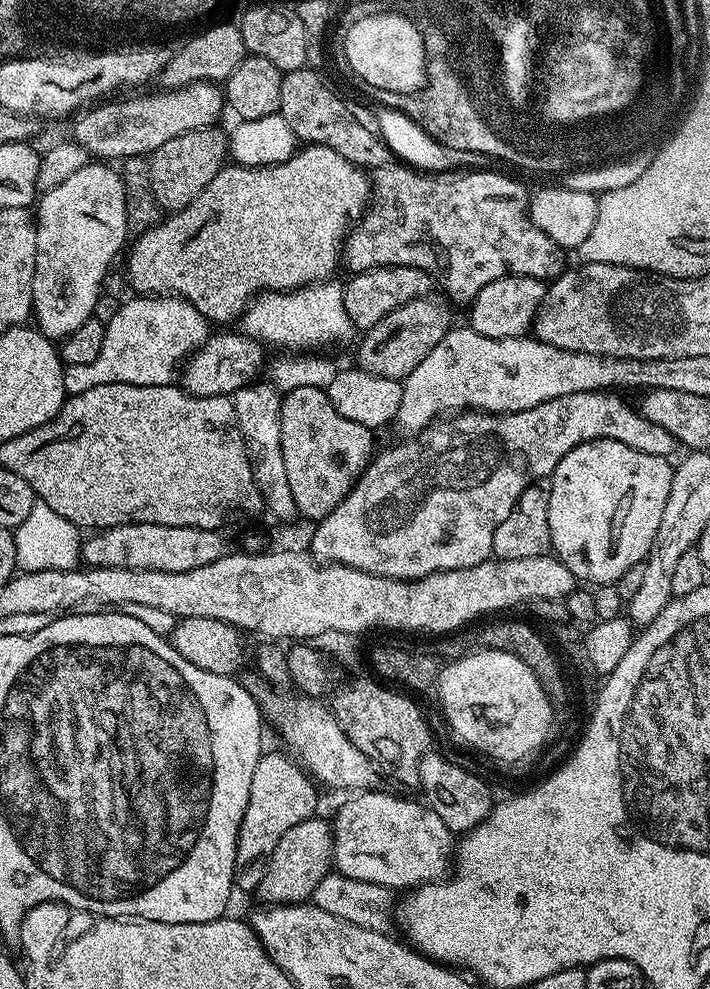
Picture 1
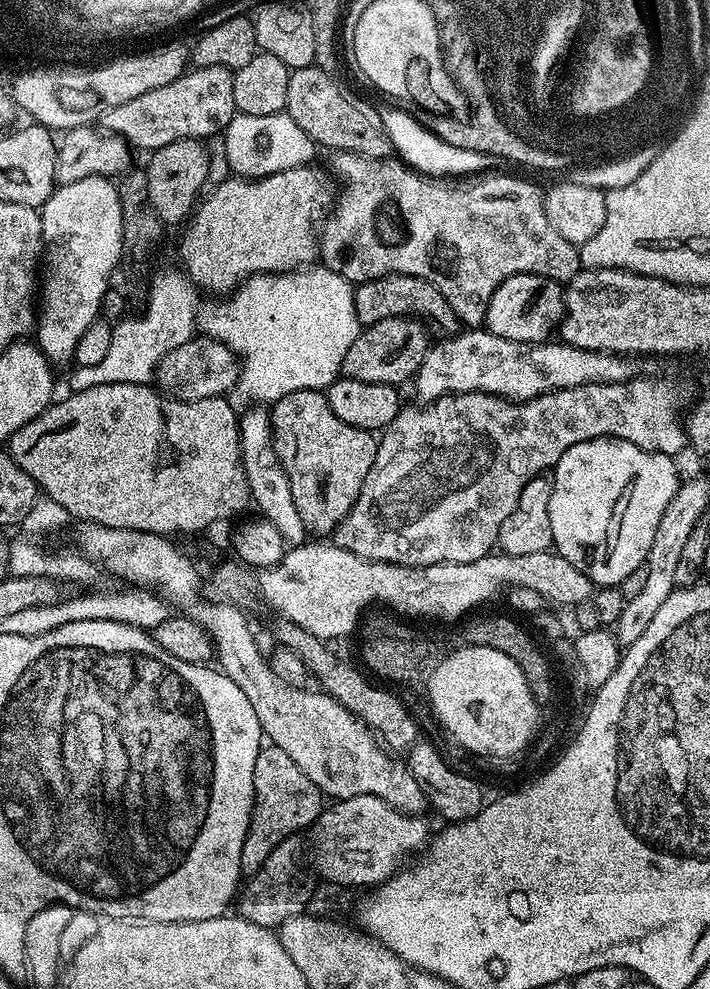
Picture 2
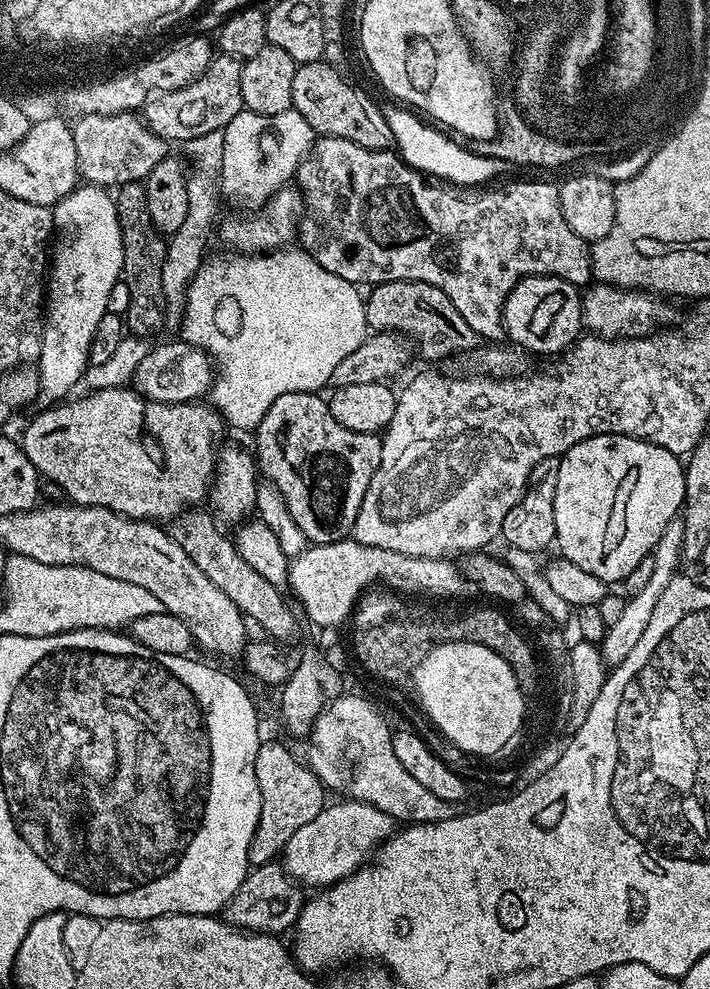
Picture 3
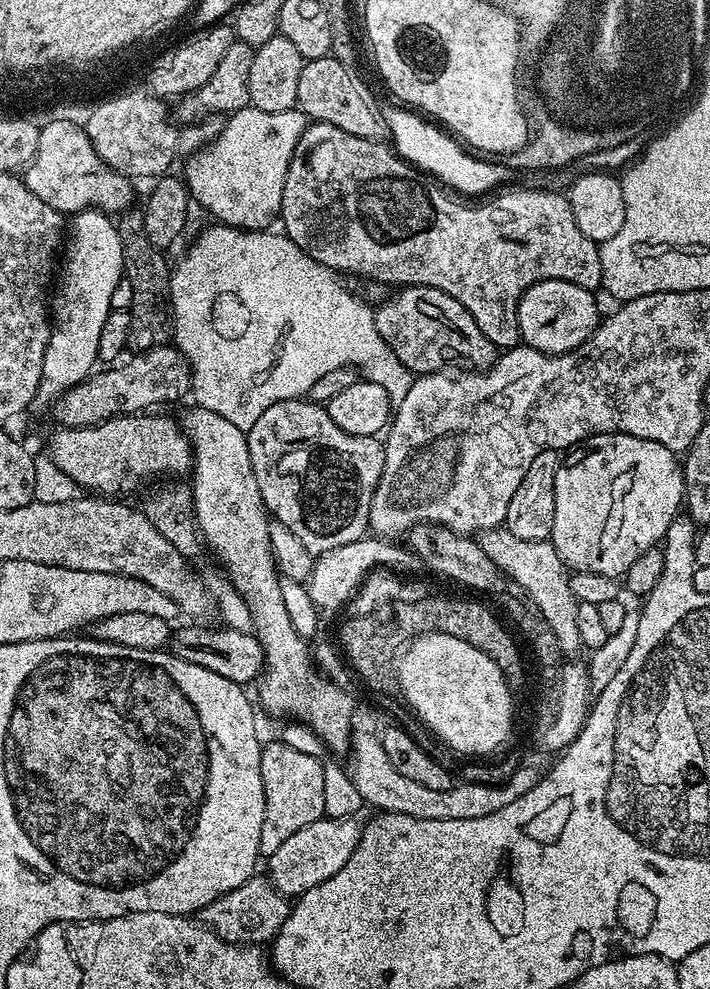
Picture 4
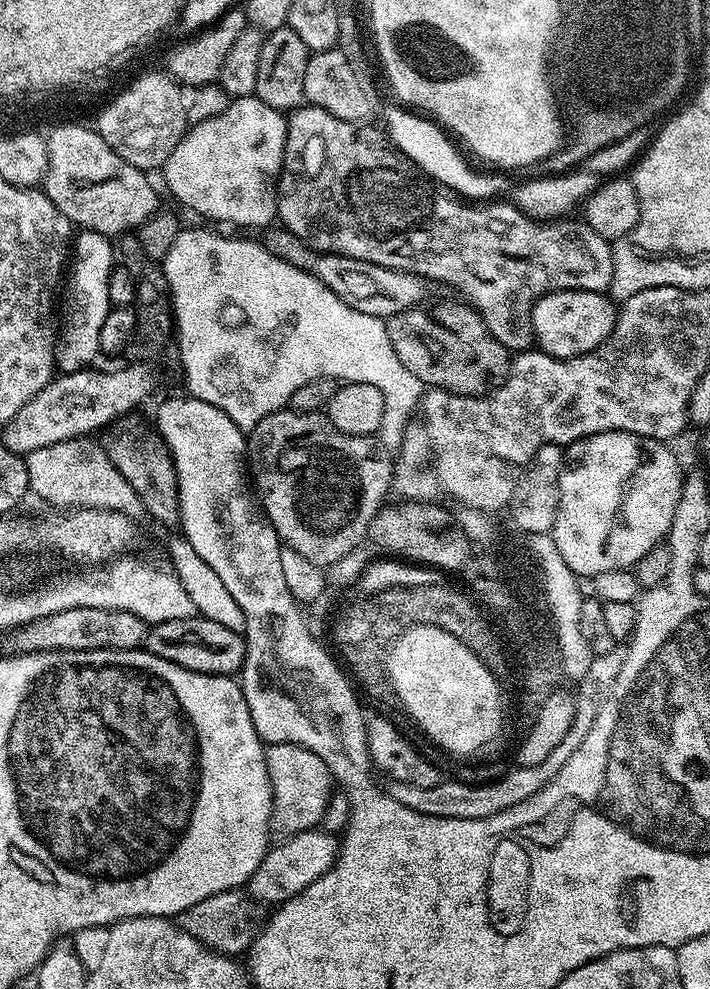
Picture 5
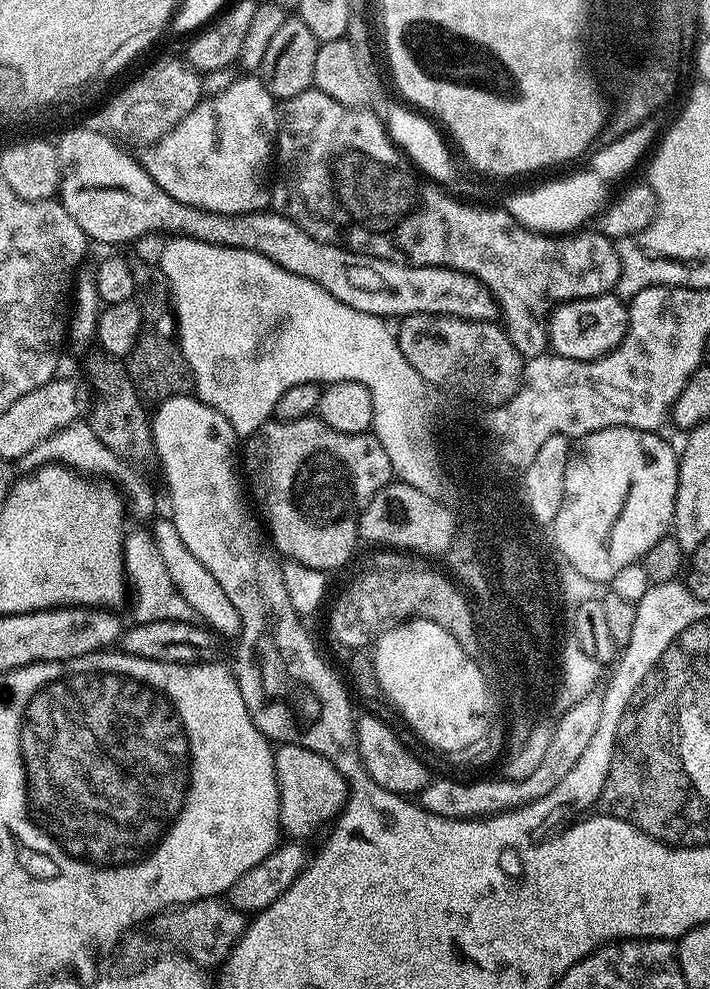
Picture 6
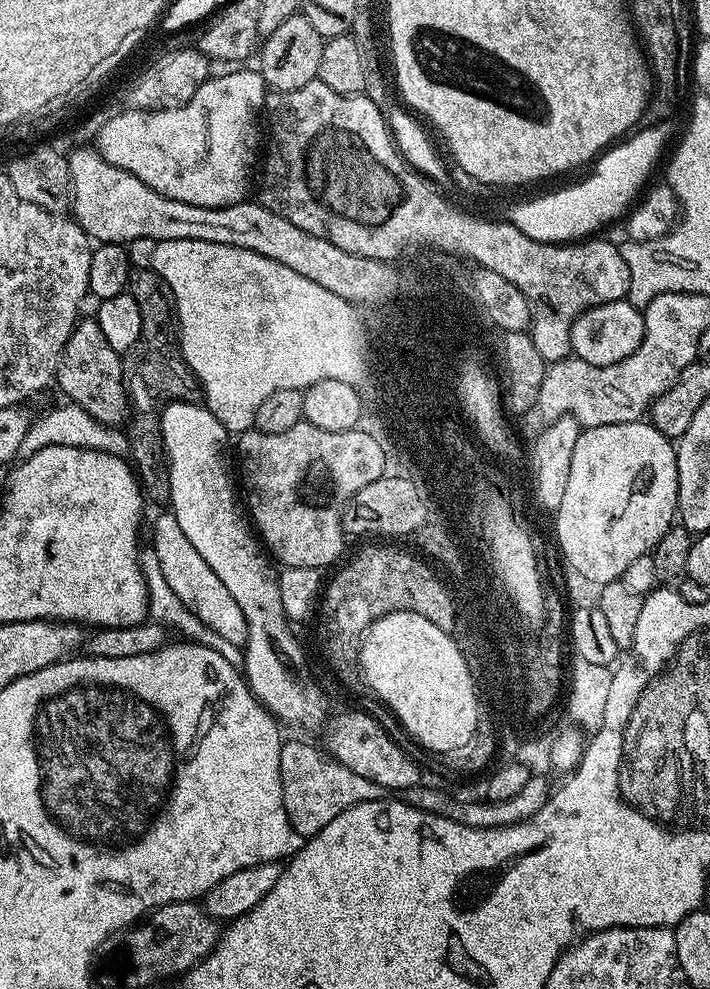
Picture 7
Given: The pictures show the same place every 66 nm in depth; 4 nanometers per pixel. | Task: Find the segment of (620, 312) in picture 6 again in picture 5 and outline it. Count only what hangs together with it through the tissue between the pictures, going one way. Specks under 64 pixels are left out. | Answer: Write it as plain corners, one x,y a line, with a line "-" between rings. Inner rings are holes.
562,290
539,296
532,306
532,335
539,351
554,358
574,358
594,349
614,330
618,308
605,293

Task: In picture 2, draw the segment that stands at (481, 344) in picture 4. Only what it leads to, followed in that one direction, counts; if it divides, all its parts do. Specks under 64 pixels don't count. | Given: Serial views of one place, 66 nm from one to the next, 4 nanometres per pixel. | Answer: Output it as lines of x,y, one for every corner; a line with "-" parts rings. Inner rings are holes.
394,274
374,278
365,284
355,285
354,310
362,326
377,324
391,316
411,316
423,322
429,329
437,328
445,337
455,336
461,331
460,319
450,310
450,302
430,282
406,274

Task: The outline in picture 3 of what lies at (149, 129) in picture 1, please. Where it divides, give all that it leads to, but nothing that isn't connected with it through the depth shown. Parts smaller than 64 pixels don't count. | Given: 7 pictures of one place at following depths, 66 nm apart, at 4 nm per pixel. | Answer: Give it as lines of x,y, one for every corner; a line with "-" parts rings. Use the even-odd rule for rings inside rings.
213,55
210,66
190,86
182,90
170,90
161,96
154,96
142,108
142,119
155,136
166,142
181,142
210,130
227,129
229,122
245,111
242,102
243,63
235,56

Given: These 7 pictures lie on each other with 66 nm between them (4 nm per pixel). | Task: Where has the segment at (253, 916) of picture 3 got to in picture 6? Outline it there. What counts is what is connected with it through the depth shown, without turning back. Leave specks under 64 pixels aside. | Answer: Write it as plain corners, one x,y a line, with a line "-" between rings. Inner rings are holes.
224,898
210,900
195,900
189,904
180,904
169,908
160,915
151,917
150,925
160,936
169,940
171,947
177,952
183,952
205,970
215,969
223,965
224,959
232,952
234,945
240,941
246,927
245,913
228,903

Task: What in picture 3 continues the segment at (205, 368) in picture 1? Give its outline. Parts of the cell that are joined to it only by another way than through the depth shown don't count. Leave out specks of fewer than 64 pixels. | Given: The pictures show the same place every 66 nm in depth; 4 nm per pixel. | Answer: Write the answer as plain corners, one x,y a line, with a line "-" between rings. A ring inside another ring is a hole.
175,338
169,344
149,347
148,353
134,377
135,391
145,400
162,402
163,404
190,404
207,397
212,391
214,365
212,359
202,349
185,342
183,338

